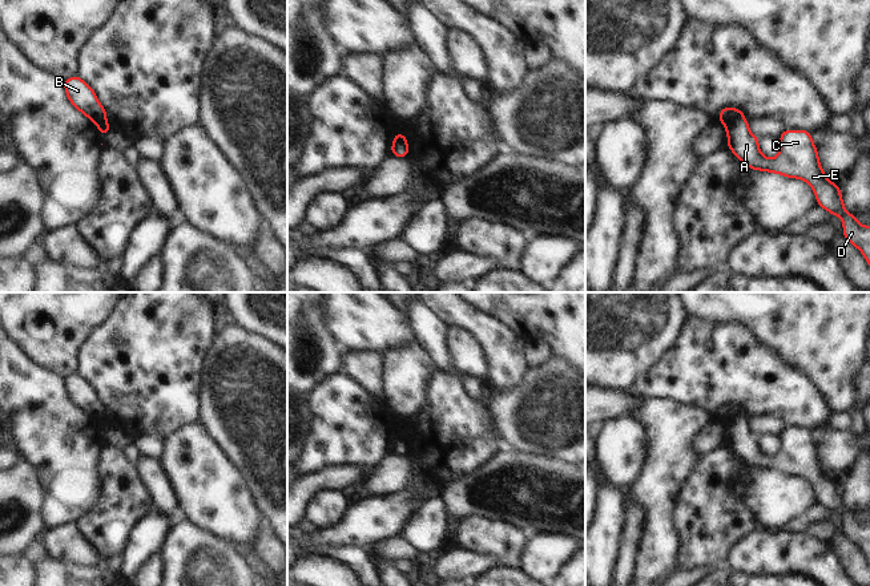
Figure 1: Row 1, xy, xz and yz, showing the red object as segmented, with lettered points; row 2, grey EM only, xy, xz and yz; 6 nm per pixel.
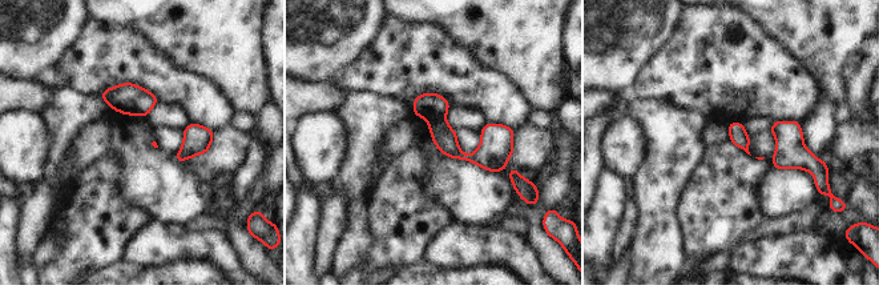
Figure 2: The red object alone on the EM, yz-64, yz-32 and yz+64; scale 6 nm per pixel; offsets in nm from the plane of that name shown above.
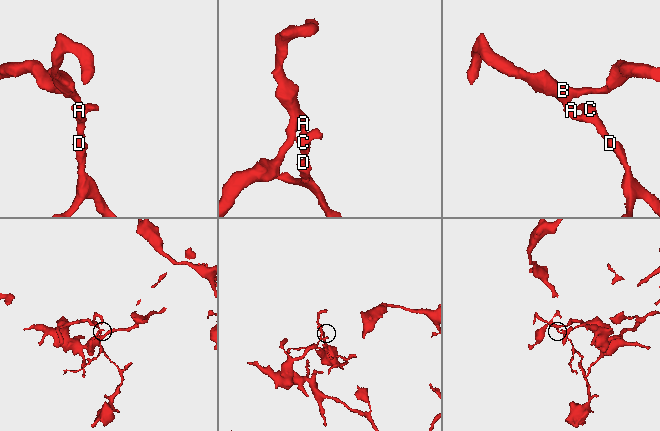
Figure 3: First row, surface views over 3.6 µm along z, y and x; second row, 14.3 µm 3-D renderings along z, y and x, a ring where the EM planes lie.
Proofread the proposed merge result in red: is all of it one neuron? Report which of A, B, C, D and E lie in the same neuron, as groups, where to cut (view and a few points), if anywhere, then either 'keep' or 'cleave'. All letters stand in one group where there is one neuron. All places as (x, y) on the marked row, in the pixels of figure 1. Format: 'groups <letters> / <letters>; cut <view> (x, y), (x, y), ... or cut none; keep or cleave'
groups A C D E / B; cut yz (742, 116), (730, 120), (725, 125); cleave

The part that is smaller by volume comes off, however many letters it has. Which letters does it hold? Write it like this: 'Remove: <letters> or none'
Remove: A, C, D, E

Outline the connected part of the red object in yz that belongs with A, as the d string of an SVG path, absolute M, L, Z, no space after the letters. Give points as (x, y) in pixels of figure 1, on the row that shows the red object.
M738 117L725 125L728 147L748 167L778 173L788 178L801 178L814 190L818 206L843 221L843 235L859 248L870 266L870 226L861 226L855 215L843 207L838 185L826 179L813 144L811 133L806 130L785 130L780 136L781 149L776 158L761 154L758 137L750 134L745 117Z

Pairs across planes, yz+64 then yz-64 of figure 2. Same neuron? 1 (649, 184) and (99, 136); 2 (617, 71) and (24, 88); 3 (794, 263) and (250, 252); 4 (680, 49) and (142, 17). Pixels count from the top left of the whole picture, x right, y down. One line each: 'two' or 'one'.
1: two
2: two
3: two
4: two

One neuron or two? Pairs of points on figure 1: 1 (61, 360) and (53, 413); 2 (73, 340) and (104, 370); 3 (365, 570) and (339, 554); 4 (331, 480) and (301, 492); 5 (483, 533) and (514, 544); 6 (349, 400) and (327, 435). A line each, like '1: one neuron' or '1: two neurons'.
1: two neurons
2: two neurons
3: one neuron
4: one neuron
5: one neuron
6: one neuron

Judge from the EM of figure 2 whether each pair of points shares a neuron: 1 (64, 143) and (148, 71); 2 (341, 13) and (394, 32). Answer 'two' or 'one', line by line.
1: two
2: two

